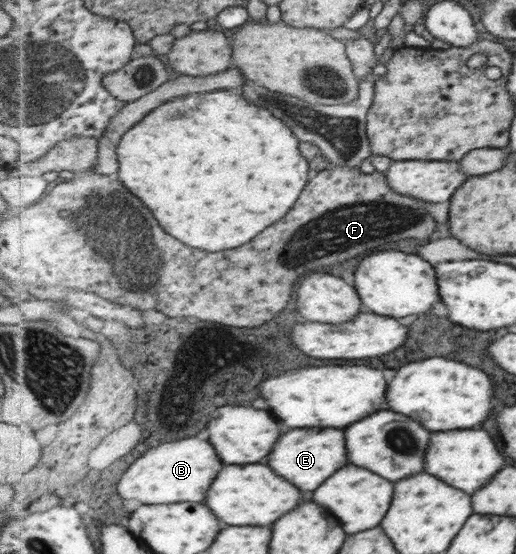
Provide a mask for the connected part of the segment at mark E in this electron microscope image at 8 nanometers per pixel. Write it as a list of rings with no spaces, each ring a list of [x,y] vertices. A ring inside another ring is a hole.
[[[336,428],[292,430],[280,438],[280,444],[276,444],[276,450],[270,454],[268,464],[276,470],[276,474],[280,474],[286,480],[290,480],[292,484],[300,486],[300,490],[314,492],[334,472],[338,472],[338,466],[340,468],[348,466],[348,450],[346,450],[344,430],[336,430]]]

